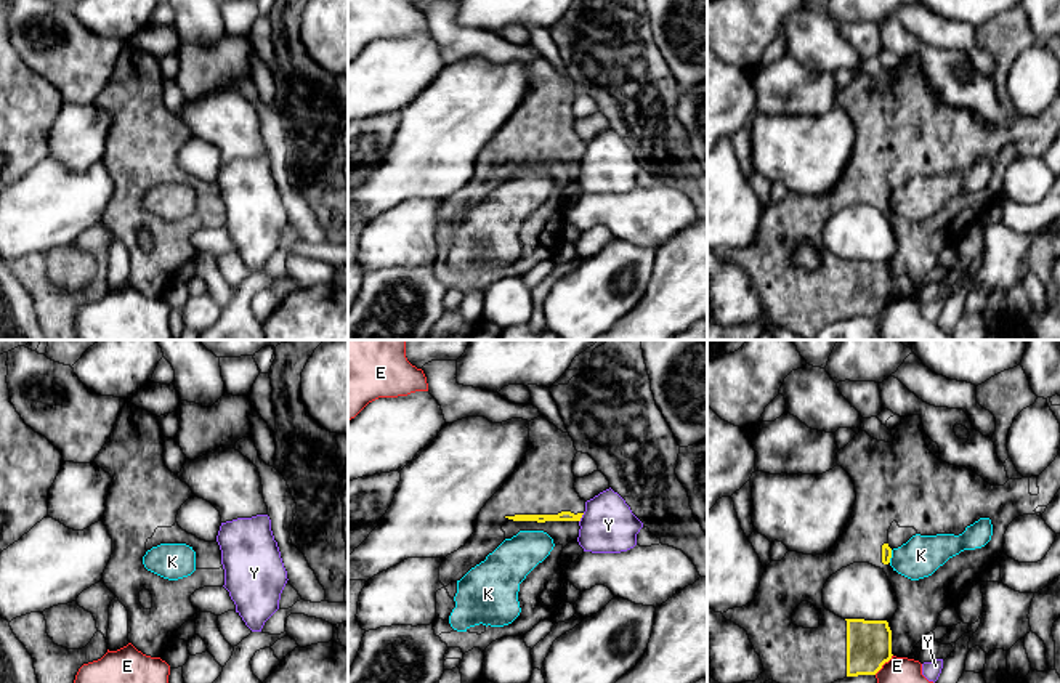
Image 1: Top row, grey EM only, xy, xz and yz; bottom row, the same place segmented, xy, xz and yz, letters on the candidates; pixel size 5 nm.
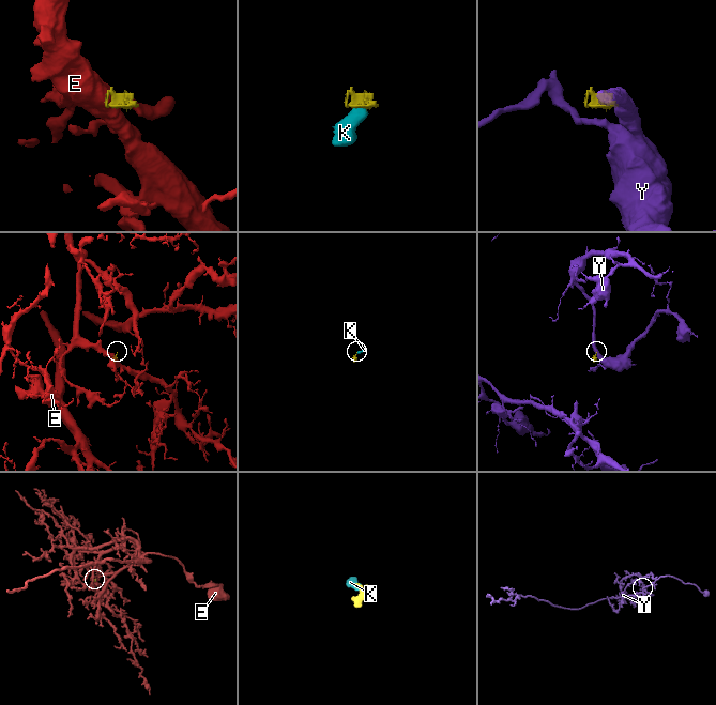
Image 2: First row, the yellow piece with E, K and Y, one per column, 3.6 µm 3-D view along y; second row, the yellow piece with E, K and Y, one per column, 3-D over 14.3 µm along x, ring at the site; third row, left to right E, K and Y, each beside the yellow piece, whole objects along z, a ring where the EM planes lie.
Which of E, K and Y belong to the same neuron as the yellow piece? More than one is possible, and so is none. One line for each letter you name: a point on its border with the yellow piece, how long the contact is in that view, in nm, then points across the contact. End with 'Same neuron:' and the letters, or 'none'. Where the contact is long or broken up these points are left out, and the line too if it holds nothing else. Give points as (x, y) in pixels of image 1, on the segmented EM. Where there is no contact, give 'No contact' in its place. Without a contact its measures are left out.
Same neuron: none

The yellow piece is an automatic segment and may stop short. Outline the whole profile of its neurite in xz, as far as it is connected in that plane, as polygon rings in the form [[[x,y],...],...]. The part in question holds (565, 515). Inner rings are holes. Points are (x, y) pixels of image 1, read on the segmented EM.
[[[544,415],[529,422],[529,444],[518,468],[504,483],[504,486],[486,502],[476,521],[475,532],[470,540],[457,552],[443,558],[439,566],[439,582],[444,585],[436,592],[436,620],[433,622],[435,635],[441,638],[447,648],[460,648],[468,653],[473,648],[484,649],[496,640],[504,637],[523,637],[531,632],[540,620],[552,619],[555,609],[561,603],[561,550],[579,537],[579,521],[585,511],[585,500],[574,489],[576,476],[572,473],[572,460],[577,454],[569,433],[563,433]],[[520,531],[544,531],[553,539],[553,550],[539,563],[520,584],[518,601],[521,612],[508,625],[491,627],[475,625],[465,632],[457,632],[449,624],[449,616],[455,608],[455,601],[449,596],[446,587],[460,580],[471,568],[486,560],[505,539],[512,539]]]

